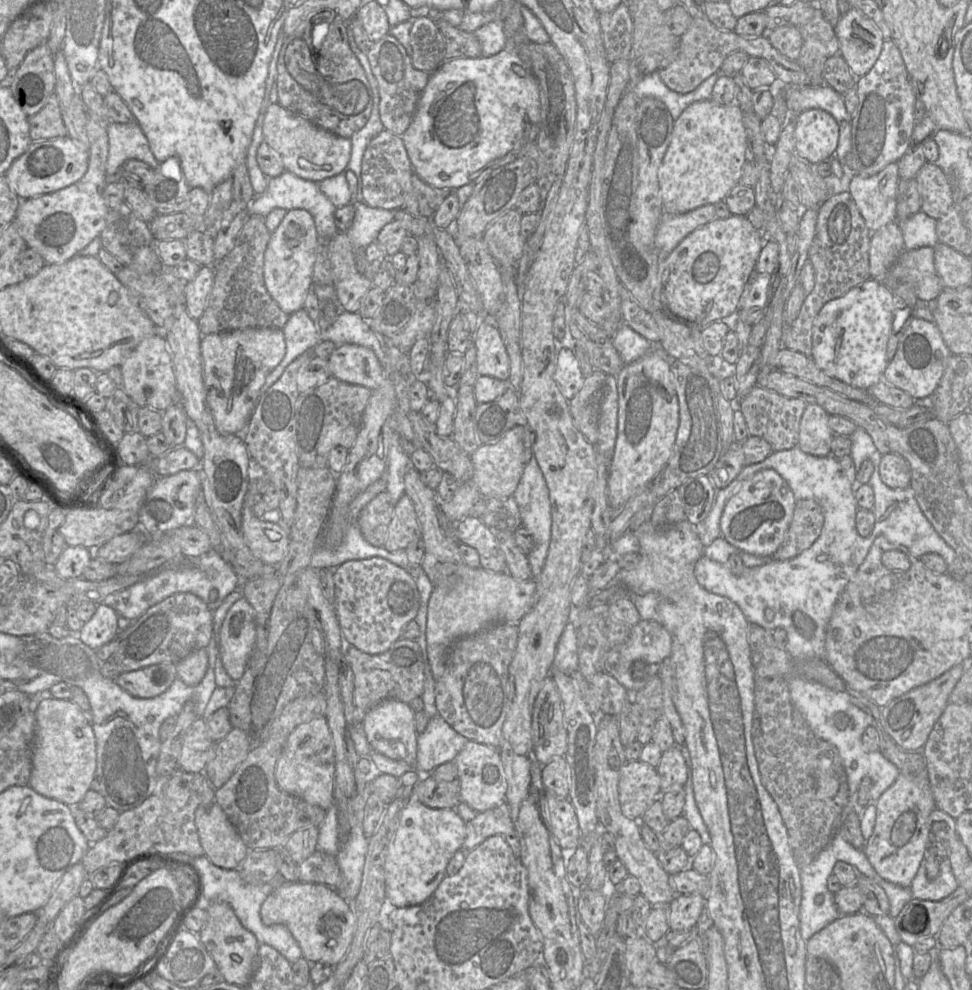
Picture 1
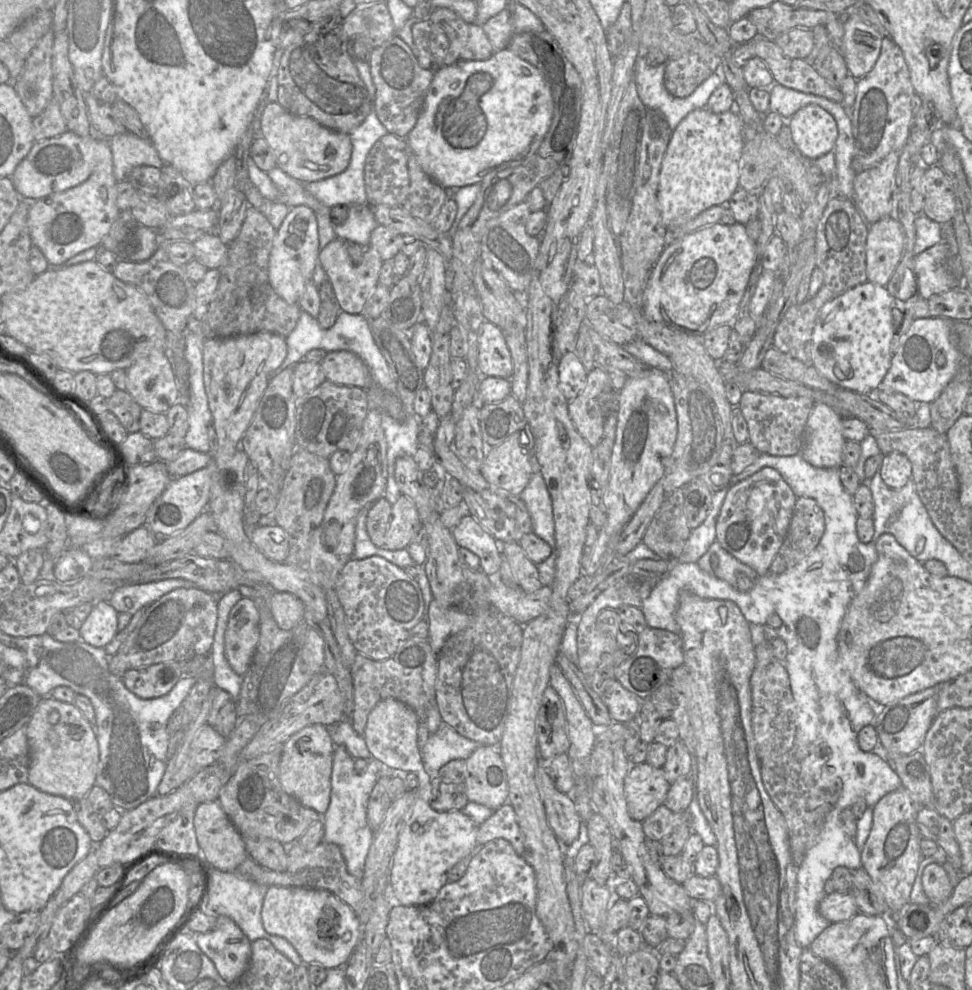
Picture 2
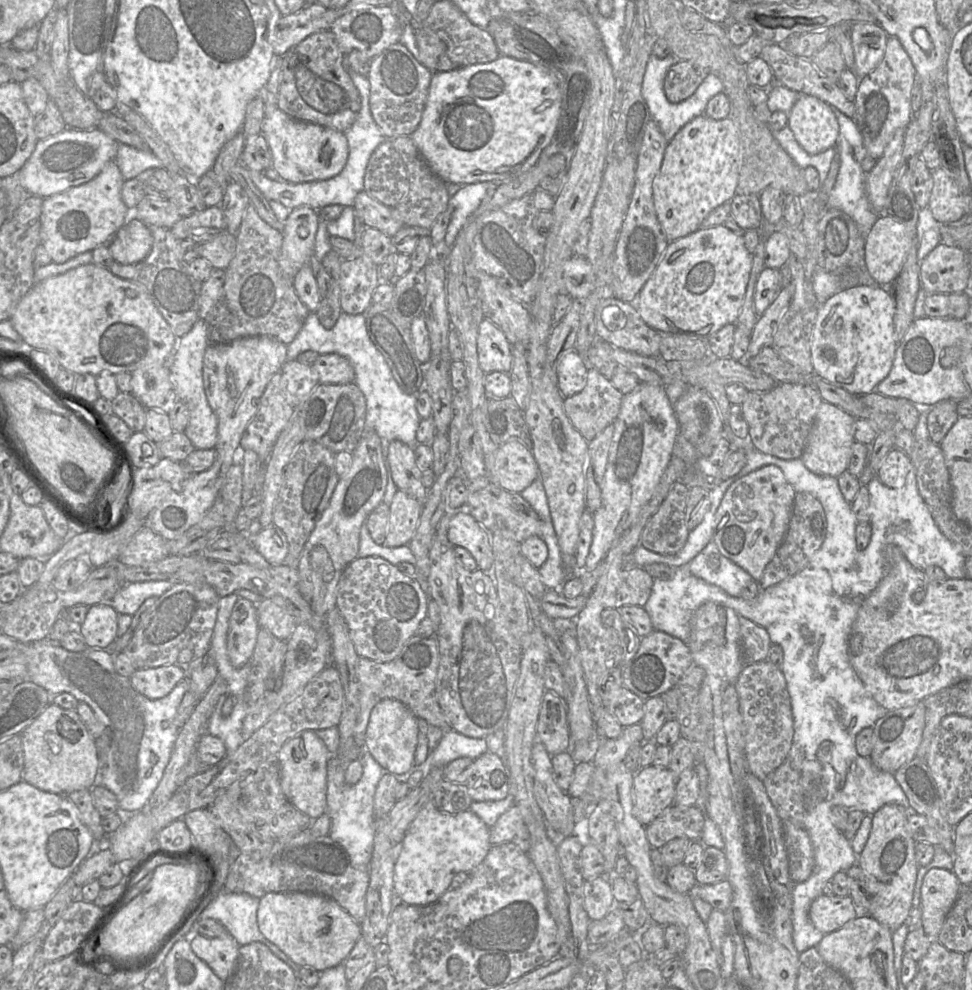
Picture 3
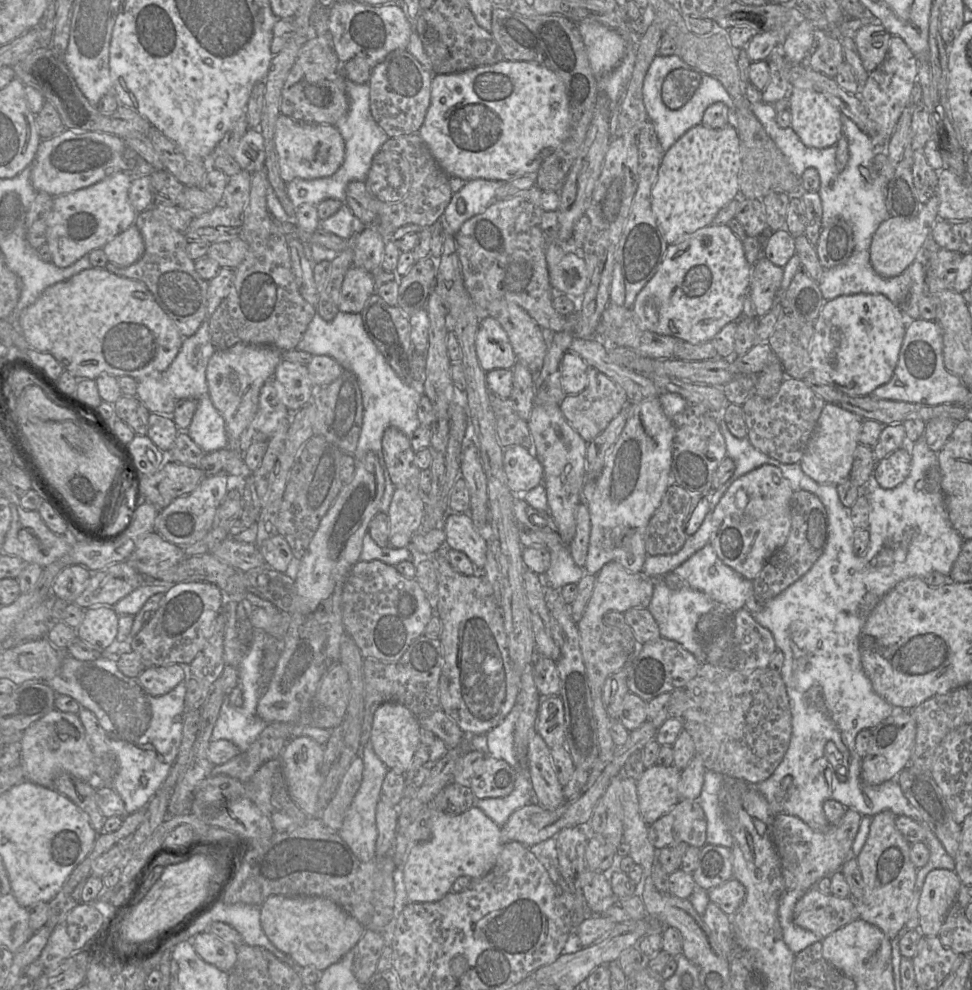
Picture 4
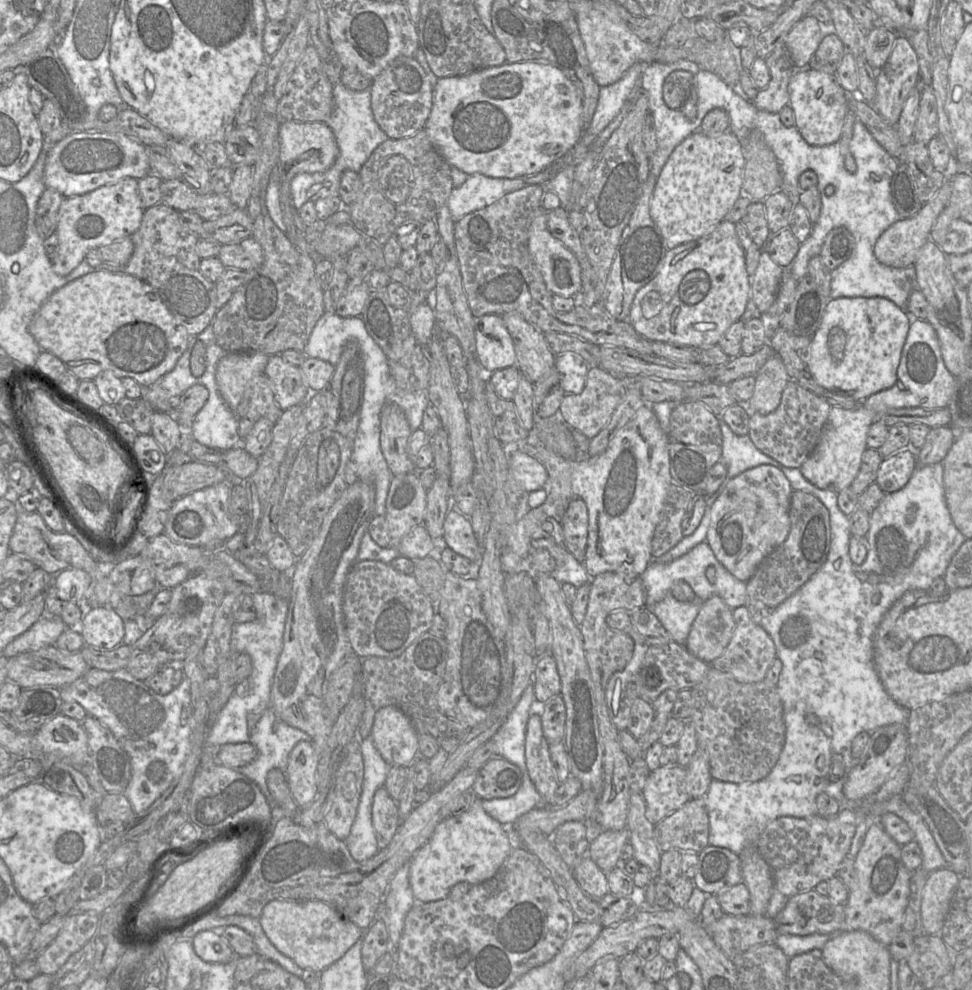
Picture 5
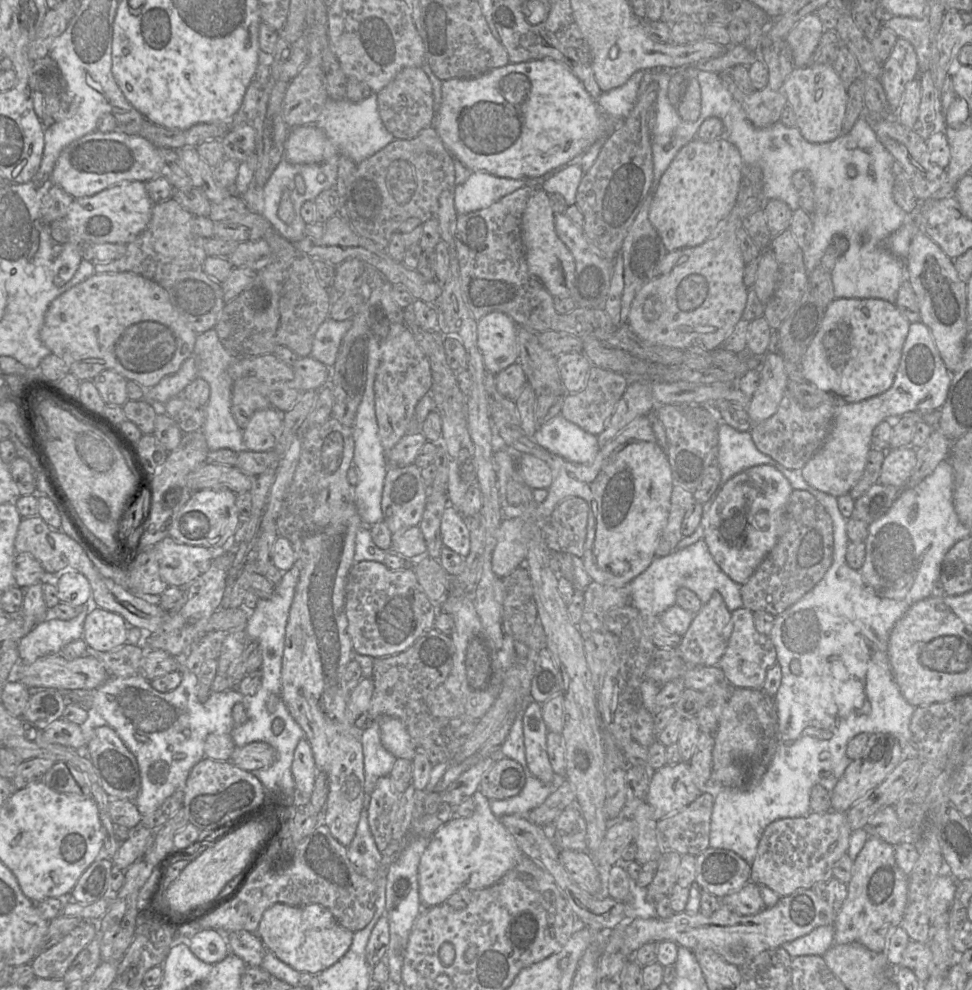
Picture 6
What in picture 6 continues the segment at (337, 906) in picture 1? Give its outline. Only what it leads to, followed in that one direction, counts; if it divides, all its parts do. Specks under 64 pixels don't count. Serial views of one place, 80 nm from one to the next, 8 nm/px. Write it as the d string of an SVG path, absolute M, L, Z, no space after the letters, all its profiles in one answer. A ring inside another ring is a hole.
M275 903L260 920L257 932L266 949L298 972L319 974L334 965L348 951L354 932L341 926L332 913L320 904L291 906Z

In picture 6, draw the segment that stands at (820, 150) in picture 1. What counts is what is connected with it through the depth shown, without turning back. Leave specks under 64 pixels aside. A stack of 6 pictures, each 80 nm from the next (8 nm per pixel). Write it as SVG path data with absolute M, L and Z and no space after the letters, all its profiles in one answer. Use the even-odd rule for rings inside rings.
M833 65L794 68L784 83L788 105L793 109L796 127L810 143L827 143L843 133L848 92Z

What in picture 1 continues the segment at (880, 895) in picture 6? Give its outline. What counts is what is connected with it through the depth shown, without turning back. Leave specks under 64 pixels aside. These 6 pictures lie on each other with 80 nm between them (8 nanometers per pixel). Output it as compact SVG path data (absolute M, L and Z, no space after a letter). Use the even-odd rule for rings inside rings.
M900 773L875 806L875 825L863 851L881 878L909 888L932 837L929 816L936 805L930 783L914 783Z

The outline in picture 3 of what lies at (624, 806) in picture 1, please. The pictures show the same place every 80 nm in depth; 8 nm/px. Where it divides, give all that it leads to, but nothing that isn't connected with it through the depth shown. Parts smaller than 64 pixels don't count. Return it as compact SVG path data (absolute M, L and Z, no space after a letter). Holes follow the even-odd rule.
M646 766L633 775L632 814L645 827L673 805L677 777L668 768Z

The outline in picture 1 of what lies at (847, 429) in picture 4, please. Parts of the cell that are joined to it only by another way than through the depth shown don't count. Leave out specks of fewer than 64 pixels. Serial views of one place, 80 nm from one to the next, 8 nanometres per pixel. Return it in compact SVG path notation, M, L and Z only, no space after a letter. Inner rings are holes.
M807 404L800 421L798 447L806 454L831 455L834 433L828 425L829 414L818 404Z

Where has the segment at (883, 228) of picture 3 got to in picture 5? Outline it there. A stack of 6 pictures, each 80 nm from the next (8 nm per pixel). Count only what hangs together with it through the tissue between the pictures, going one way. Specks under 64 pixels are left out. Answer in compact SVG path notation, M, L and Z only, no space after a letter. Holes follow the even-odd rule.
M947 173L947 179L935 196L923 204L919 212L909 219L898 220L886 229L874 246L874 255L883 265L904 268L914 264L921 247L930 238L930 232L939 214L946 208L952 192L951 179Z

